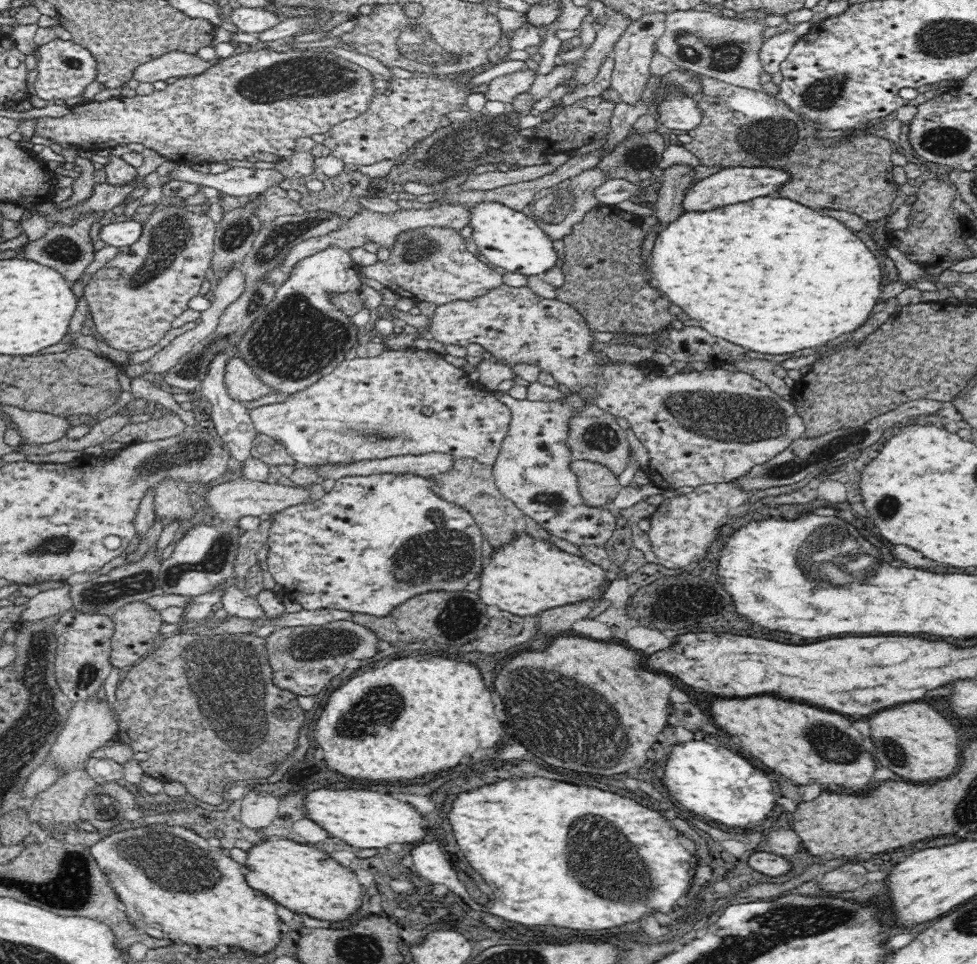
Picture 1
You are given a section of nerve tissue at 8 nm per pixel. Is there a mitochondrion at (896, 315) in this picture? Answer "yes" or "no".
no

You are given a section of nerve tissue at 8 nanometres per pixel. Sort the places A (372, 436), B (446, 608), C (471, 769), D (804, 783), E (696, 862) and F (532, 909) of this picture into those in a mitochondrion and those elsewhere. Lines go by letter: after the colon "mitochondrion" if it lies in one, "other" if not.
A: mitochondrion
B: mitochondrion
C: other
D: other
E: other
F: other

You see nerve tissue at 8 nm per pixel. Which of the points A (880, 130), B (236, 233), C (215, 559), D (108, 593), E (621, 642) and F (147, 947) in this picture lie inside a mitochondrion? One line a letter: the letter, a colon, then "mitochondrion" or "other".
A: other
B: mitochondrion
C: mitochondrion
D: mitochondrion
E: other
F: other

